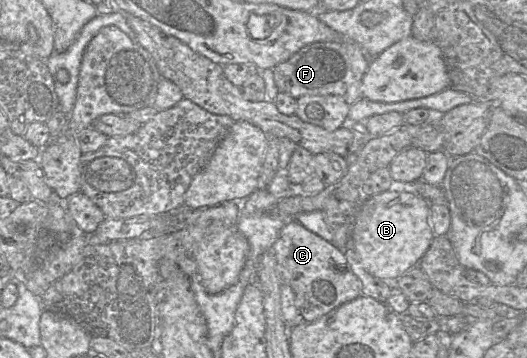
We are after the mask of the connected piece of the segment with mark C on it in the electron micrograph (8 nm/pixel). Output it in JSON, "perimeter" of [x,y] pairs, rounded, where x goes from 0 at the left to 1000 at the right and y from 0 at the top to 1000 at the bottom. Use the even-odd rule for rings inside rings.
{"perimeter":[[[550,615],[539,628],[514,701],[526,732],[533,796],[550,796],[560,818],[569,897],[594,899],[687,824],[687,788],[666,757],[651,701],[562,615]]]}

